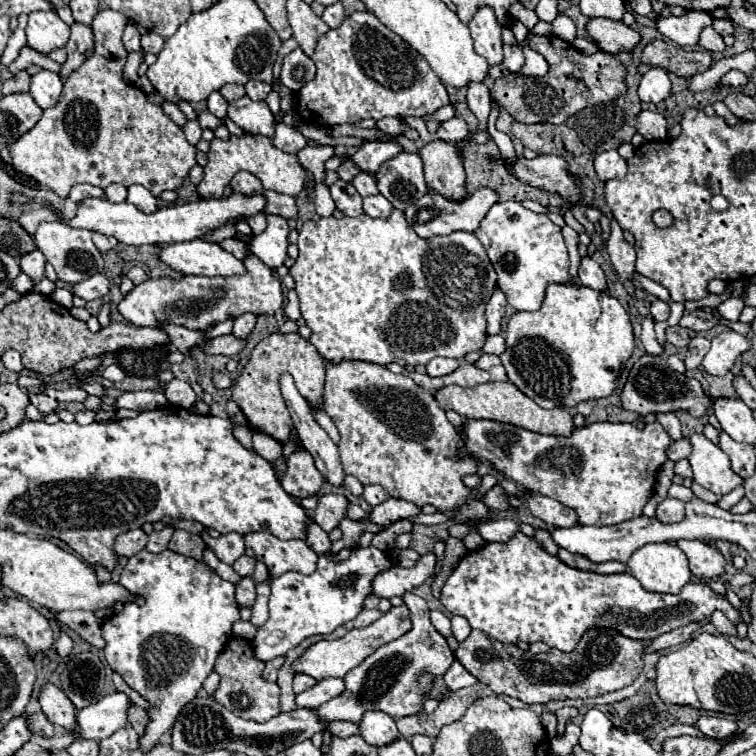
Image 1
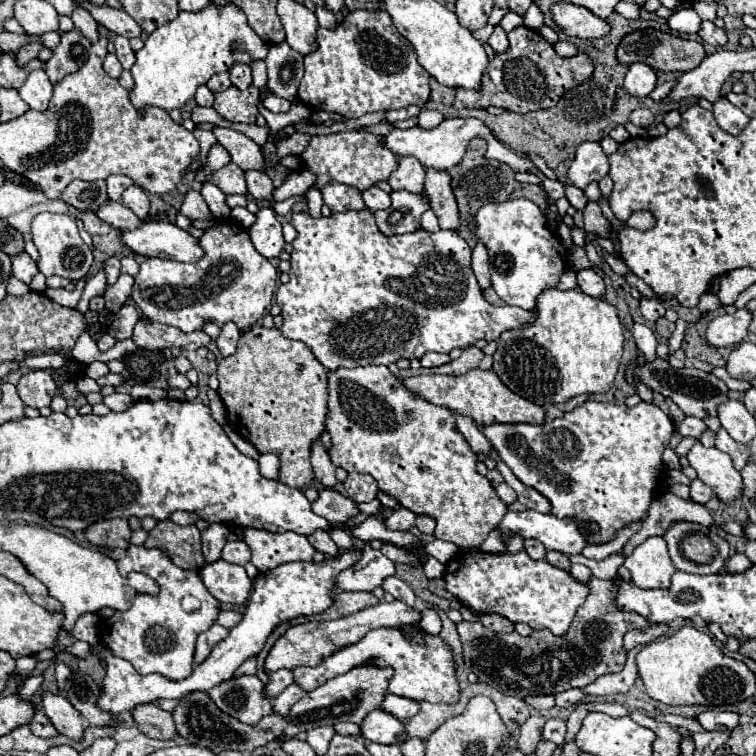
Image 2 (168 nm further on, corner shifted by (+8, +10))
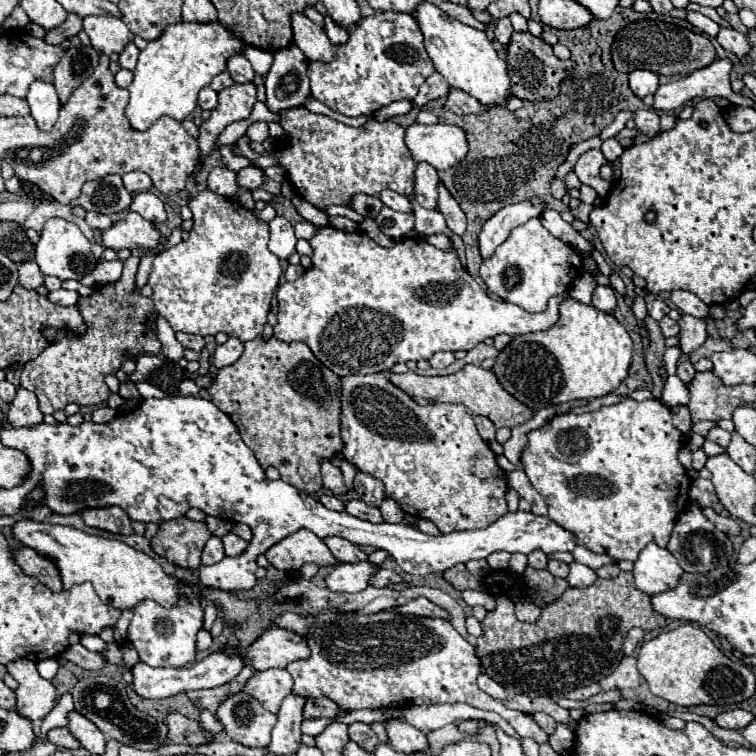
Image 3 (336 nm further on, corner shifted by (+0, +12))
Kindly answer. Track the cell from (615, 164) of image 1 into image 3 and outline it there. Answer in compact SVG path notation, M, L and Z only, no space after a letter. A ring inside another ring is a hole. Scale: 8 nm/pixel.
M599 148L587 150L585 154L579 156L579 160L577 160L573 172L577 174L577 178L579 178L583 184L591 186L599 196L605 198L605 196L611 192L611 184L605 182L605 180L601 180L601 176L599 176L599 168L601 168L603 164L607 164L607 158L603 156L603 152L601 152Z

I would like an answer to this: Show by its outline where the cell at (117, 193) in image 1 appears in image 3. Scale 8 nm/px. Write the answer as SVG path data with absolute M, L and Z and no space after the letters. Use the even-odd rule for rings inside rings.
M127 172L123 174L123 184L127 192L137 194L137 192L145 192L151 188L151 178L145 172Z

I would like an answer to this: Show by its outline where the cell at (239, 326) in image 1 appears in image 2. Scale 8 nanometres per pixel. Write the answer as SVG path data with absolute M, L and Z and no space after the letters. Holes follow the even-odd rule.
M227 322L223 328L221 328L221 334L217 338L217 348L219 348L219 354L223 358L235 354L235 348L237 348L237 342L239 342L239 330L233 322Z

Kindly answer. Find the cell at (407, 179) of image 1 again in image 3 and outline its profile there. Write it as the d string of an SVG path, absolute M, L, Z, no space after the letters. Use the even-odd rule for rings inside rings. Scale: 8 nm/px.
M419 162L415 168L415 176L413 176L413 194L415 200L425 206L425 208L437 208L437 170L427 164L427 162Z

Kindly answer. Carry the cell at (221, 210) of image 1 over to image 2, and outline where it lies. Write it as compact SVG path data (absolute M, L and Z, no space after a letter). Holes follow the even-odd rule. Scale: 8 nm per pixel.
M107 200L107 204L97 210L97 216L117 230L133 230L141 224L141 220L129 208L113 200Z

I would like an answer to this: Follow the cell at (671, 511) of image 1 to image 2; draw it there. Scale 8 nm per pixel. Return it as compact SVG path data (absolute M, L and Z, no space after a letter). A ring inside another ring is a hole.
M663 492L659 498L653 500L651 508L649 508L649 516L643 522L641 530L635 532L631 536L631 540L627 540L627 544L623 546L623 556L629 556L639 544L643 544L649 536L663 536L667 526L675 520L689 520L689 522L697 522L703 524L707 528L715 526L711 514L707 512L705 506L691 502L691 500L683 500L671 492Z

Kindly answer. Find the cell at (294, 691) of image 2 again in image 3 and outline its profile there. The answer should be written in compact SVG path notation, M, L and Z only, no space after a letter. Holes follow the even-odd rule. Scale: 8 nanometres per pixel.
M291 692L283 700L283 704L277 712L279 720L273 728L269 752L275 752L275 754L297 752L297 748L301 744L301 722L303 722L301 710L303 710L303 704L305 704L305 698L301 694L295 694L295 692Z

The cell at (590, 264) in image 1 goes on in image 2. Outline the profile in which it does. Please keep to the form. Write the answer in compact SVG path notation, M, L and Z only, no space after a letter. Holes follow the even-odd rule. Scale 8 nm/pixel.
M581 270L581 272L577 272L577 280L579 280L581 292L585 292L587 296L591 296L591 298L603 298L605 296L603 278L595 270Z

